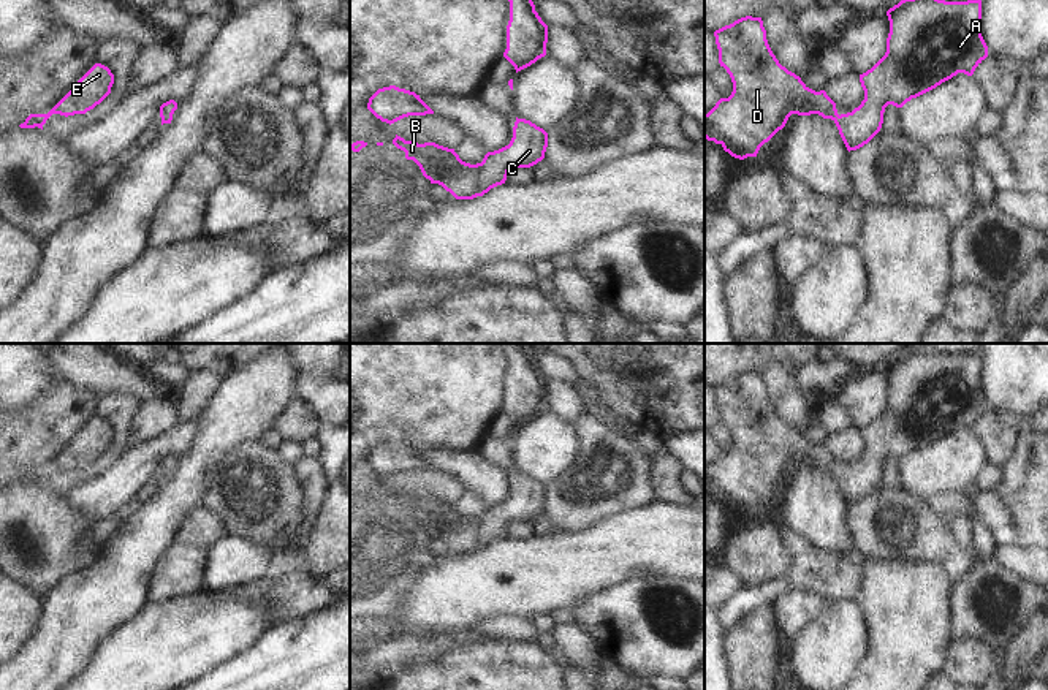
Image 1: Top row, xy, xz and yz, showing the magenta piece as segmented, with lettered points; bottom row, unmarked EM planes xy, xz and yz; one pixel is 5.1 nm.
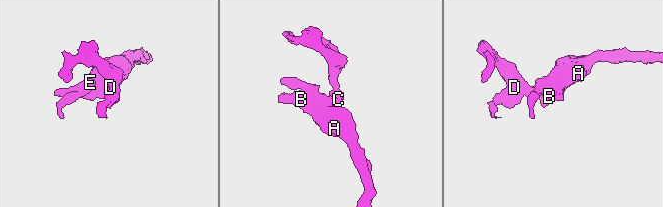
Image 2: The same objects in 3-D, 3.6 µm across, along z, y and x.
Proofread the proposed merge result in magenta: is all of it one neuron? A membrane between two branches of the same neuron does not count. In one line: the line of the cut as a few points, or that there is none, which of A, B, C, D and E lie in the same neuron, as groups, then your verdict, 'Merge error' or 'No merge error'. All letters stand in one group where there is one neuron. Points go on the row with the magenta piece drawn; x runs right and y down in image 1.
No split. Groups: A B C D E. No merge error.

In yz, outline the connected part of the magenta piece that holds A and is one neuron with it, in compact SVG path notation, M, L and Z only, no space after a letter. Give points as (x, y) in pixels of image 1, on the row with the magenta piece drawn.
M901 0L887 11L887 16L890 21L887 52L871 70L860 74L864 90L861 104L841 116L825 90L809 89L799 76L779 63L768 44L761 17L746 16L716 30L719 63L730 74L733 92L704 114L704 138L720 144L731 157L744 160L757 157L760 147L785 127L792 114L818 114L836 123L849 152L856 150L880 131L888 104L902 108L958 73L972 76L988 57L980 27L982 0Z

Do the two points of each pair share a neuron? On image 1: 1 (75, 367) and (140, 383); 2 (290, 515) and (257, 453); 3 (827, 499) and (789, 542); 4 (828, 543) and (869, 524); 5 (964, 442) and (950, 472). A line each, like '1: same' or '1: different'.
1: same
2: same
3: different
4: different
5: same

